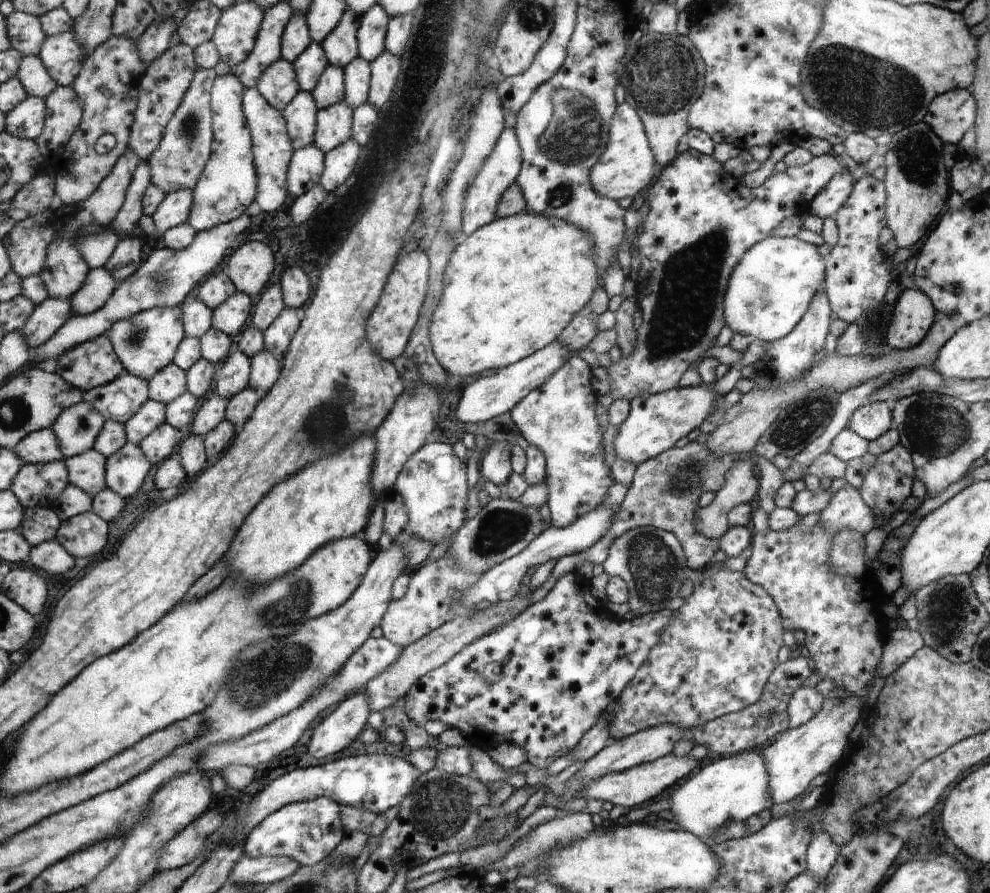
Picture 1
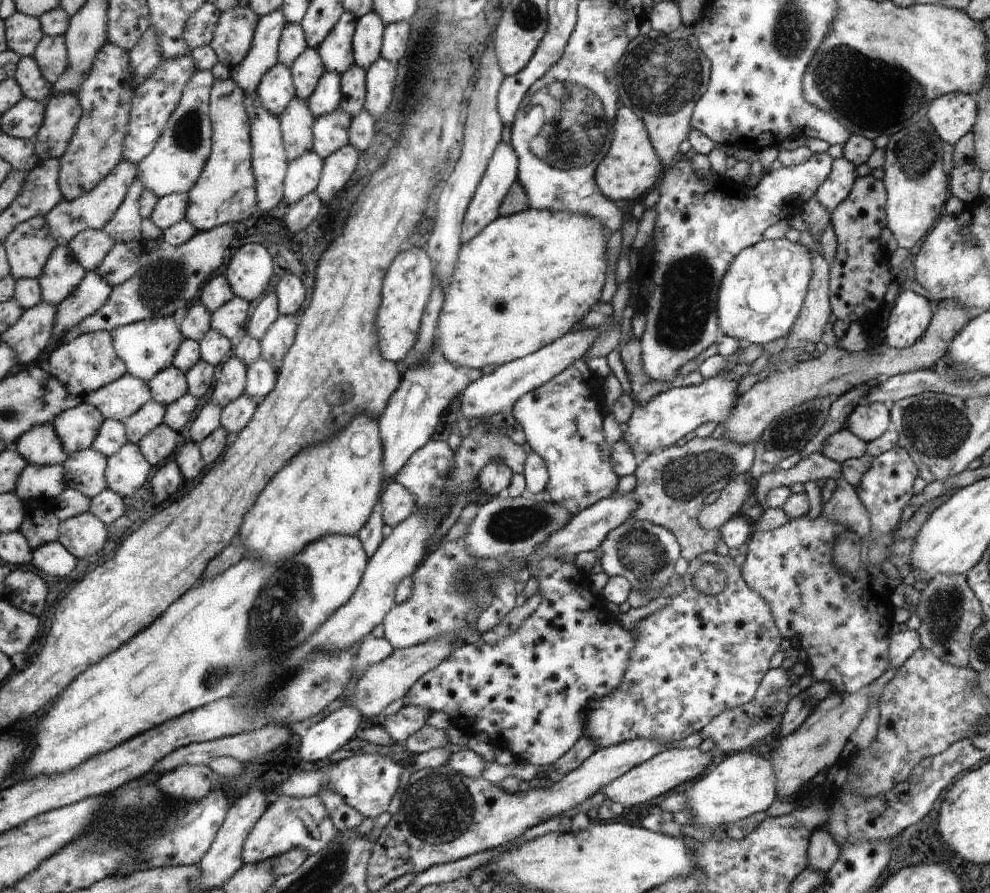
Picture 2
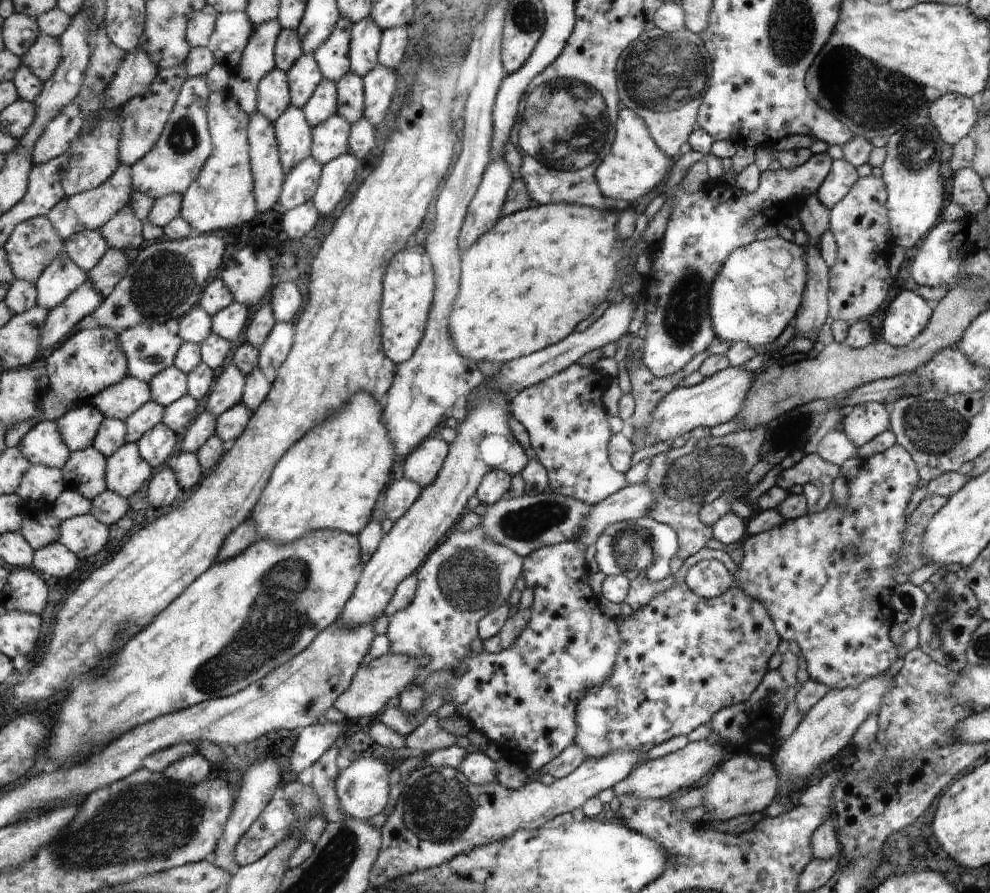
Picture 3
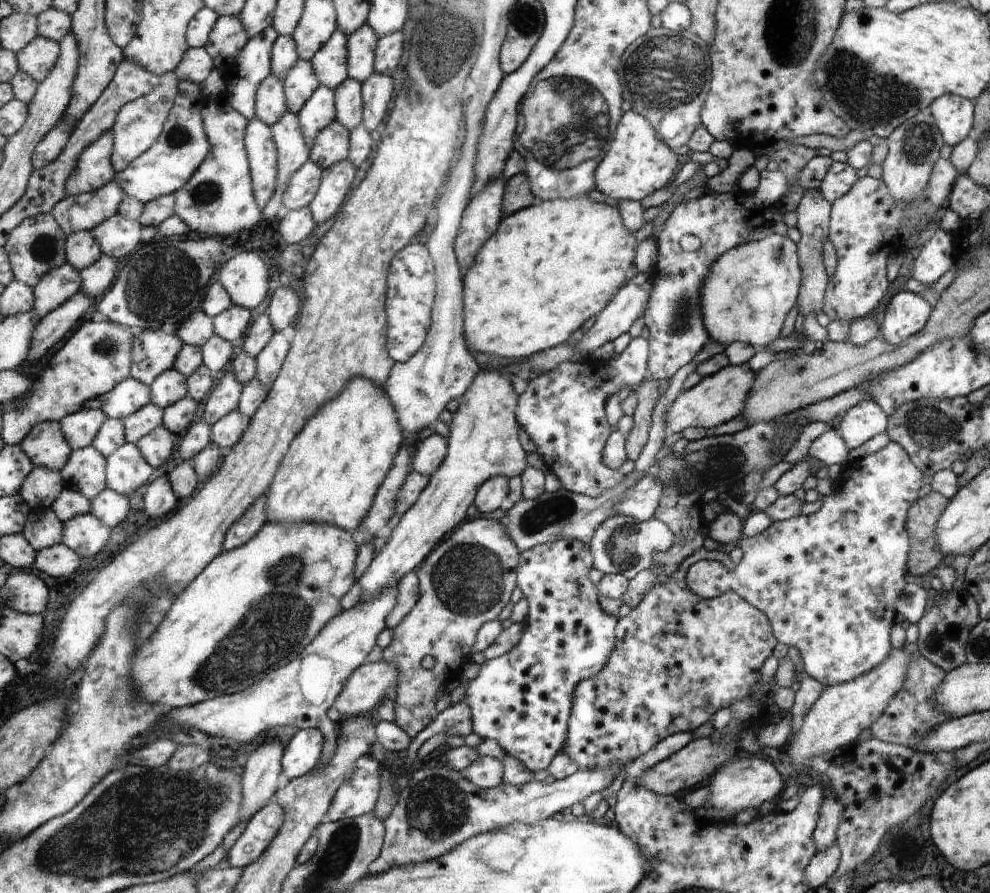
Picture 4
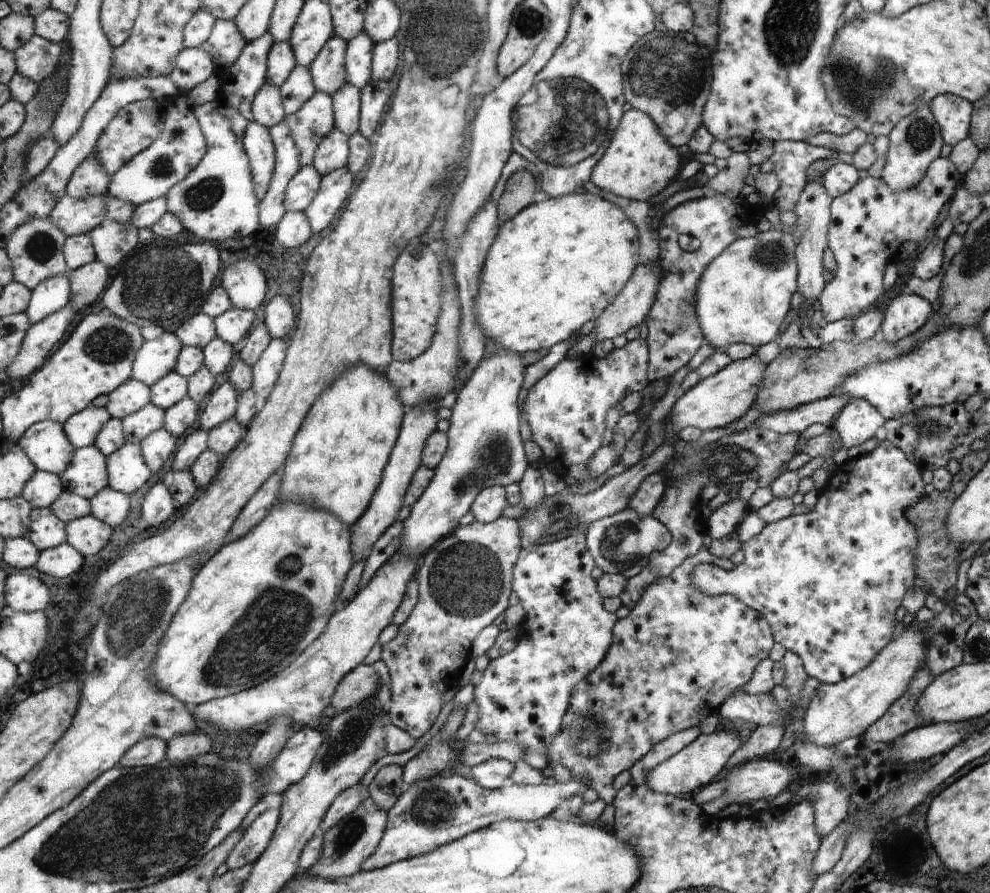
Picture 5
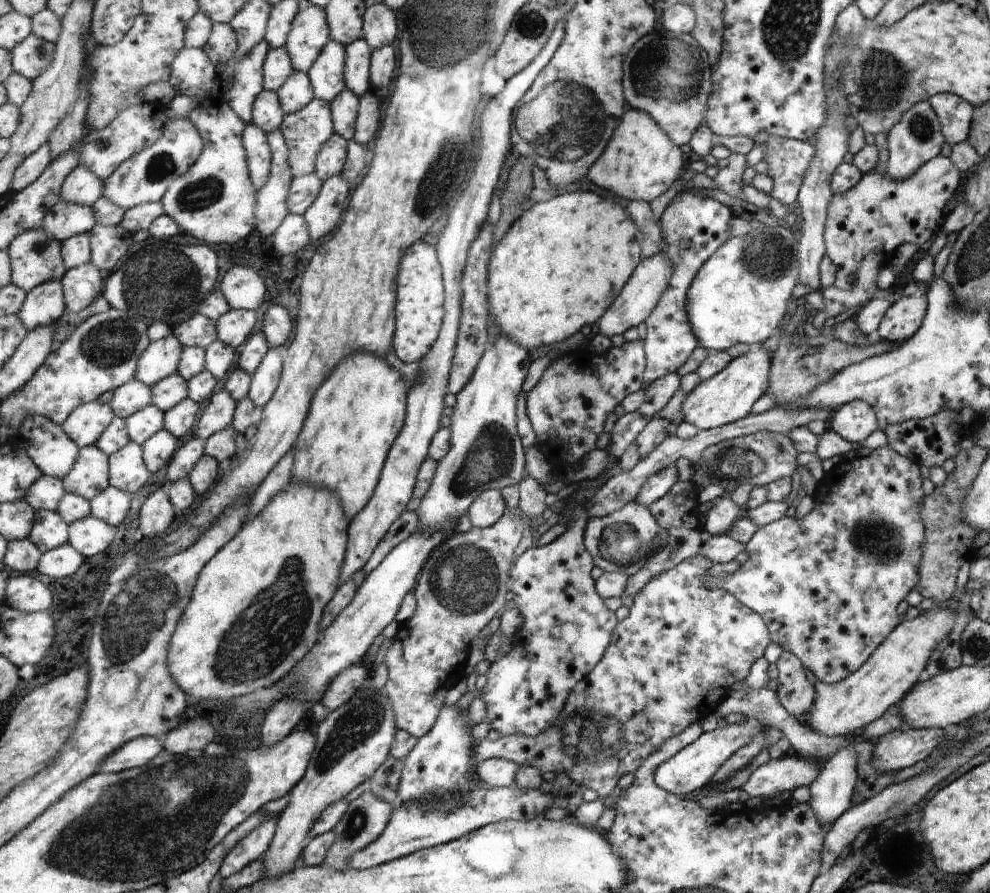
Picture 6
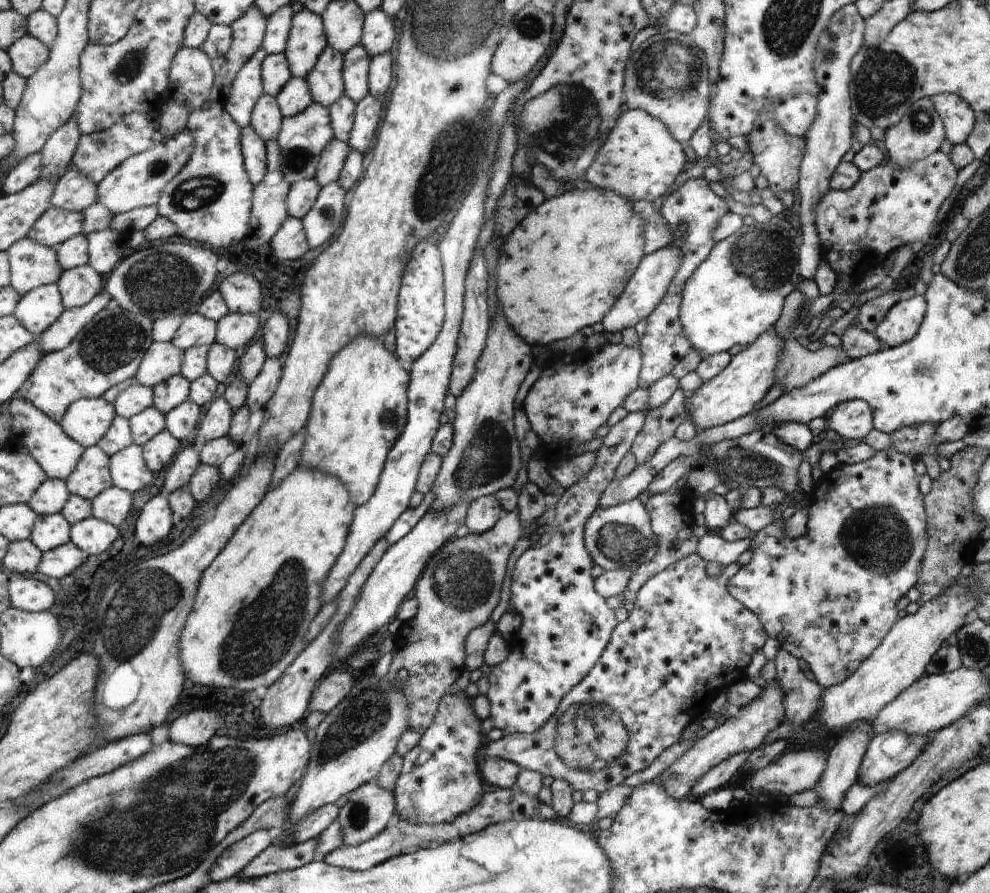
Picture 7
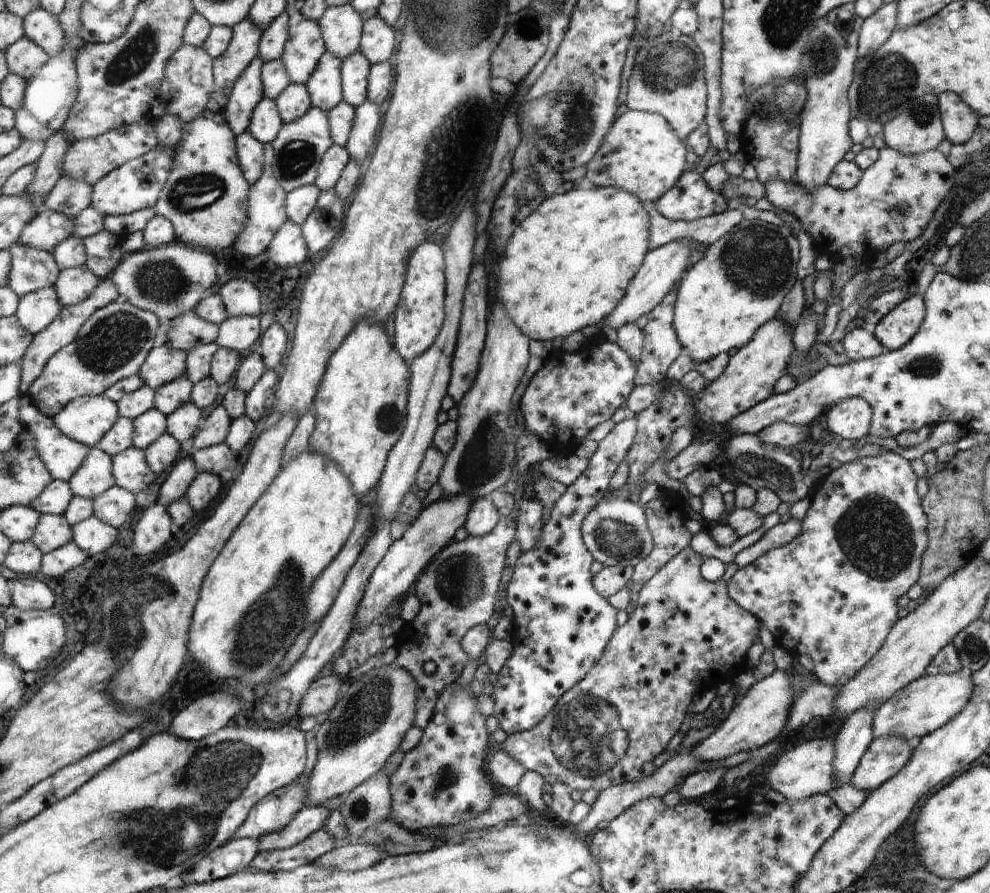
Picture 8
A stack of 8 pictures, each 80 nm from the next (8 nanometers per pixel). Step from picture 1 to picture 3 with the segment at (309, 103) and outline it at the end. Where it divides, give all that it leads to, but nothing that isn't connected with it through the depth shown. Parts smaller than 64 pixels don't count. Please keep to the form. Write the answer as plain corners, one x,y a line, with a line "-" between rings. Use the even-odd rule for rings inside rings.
292,103
274,122
284,174
288,174
312,153
312,128
302,108

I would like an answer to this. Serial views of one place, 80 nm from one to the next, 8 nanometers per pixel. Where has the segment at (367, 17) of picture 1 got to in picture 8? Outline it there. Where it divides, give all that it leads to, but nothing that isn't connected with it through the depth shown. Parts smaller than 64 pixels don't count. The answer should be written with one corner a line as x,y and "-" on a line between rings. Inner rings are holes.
360,50
344,59
344,67
341,69
344,100
354,108
367,101
367,78
371,65

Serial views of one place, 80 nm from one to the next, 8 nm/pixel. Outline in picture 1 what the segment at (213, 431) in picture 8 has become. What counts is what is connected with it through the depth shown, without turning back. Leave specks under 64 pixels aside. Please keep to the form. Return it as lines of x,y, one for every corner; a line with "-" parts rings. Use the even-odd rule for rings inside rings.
233,351
223,362
222,370
216,378
216,394
231,399
248,387
251,373
251,359
243,352

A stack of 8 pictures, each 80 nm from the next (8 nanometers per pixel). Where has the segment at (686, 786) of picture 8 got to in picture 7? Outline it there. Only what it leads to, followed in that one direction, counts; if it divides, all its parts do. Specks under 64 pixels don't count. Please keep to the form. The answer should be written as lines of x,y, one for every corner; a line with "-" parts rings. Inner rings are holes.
749,752
738,753
710,768
692,785
692,794
697,798
710,792
710,790
719,790
718,788
724,786
734,774
739,772
740,766
744,764
749,755

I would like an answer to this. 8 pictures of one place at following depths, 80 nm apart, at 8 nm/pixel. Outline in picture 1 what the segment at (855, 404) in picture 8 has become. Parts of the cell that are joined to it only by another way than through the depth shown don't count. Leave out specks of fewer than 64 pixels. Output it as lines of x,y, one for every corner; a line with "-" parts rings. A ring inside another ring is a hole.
884,401
864,404
857,408
848,427
863,439
874,441
894,427
892,408

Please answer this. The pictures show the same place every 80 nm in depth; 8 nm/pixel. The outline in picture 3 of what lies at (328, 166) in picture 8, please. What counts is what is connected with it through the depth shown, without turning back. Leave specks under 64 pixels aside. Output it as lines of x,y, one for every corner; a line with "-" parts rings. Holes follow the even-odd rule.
336,113
312,128
312,153
322,167
349,152
349,133
352,124

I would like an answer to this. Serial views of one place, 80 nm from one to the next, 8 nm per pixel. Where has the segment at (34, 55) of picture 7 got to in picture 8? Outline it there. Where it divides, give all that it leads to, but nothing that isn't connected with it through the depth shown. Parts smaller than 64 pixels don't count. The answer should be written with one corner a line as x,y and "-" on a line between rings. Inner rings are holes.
28,35
7,50
9,69
30,80
49,64
50,54

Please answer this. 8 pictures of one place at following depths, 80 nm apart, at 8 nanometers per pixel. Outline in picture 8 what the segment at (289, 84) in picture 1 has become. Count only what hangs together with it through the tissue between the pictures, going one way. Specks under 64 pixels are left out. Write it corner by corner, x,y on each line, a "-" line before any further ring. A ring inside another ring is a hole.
262,97
255,106
248,127
250,134
263,144
276,140
277,134
283,128
281,115
277,109
277,103
273,99

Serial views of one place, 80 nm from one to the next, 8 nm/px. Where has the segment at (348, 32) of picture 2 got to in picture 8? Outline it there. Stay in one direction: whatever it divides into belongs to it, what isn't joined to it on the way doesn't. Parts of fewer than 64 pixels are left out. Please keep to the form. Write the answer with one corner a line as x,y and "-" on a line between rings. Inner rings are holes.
325,50
318,61
316,70
305,84
312,99
312,107
319,108
327,114
344,100
341,85
341,69
344,61
337,55

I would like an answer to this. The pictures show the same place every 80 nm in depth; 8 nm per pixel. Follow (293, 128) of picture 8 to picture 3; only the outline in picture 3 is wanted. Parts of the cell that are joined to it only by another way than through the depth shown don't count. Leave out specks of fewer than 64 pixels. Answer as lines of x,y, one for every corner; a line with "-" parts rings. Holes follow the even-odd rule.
330,79
322,80
317,86
316,92
303,108
311,128
322,124
327,118
337,113
339,105
337,90
337,84

